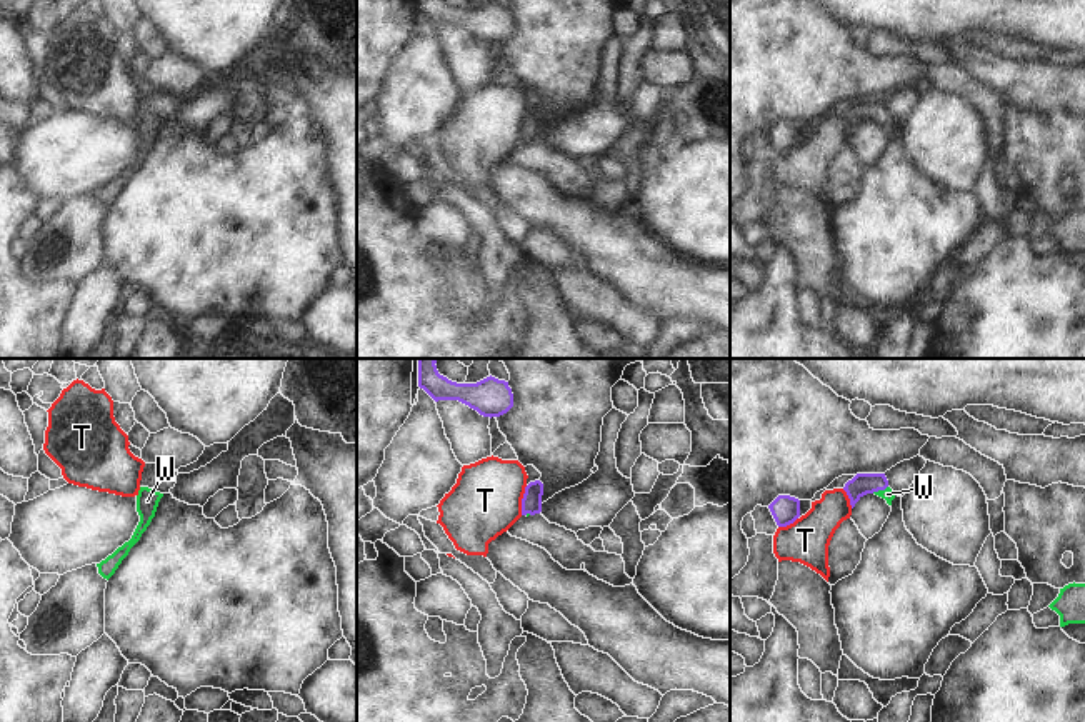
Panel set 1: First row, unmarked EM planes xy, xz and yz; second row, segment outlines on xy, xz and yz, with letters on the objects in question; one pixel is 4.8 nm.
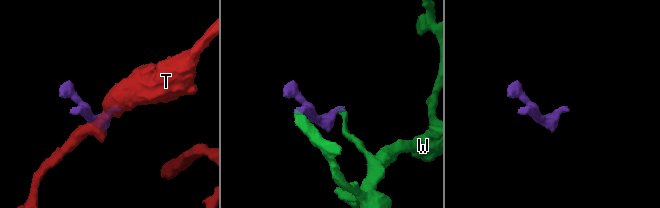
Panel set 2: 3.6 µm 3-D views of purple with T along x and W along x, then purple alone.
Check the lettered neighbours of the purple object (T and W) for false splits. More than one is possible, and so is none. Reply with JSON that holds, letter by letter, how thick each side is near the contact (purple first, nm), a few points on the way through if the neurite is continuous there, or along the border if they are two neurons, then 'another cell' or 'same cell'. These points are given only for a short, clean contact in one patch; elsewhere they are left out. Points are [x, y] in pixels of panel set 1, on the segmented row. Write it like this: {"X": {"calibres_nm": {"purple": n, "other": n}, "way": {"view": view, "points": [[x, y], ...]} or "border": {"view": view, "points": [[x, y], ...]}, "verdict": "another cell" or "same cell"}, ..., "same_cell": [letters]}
{"T": {"calibres_nm": {"purple": 100, "other": 340}, "verdict": "another cell"}, "W": {"calibres_nm": {"purple": 110, "other": 60}, "way": {"view": "yz", "points": [[862, 484], [879, 489], [887, 494]]}, "verdict": "same cell"}, "same_cell": ["W"]}

